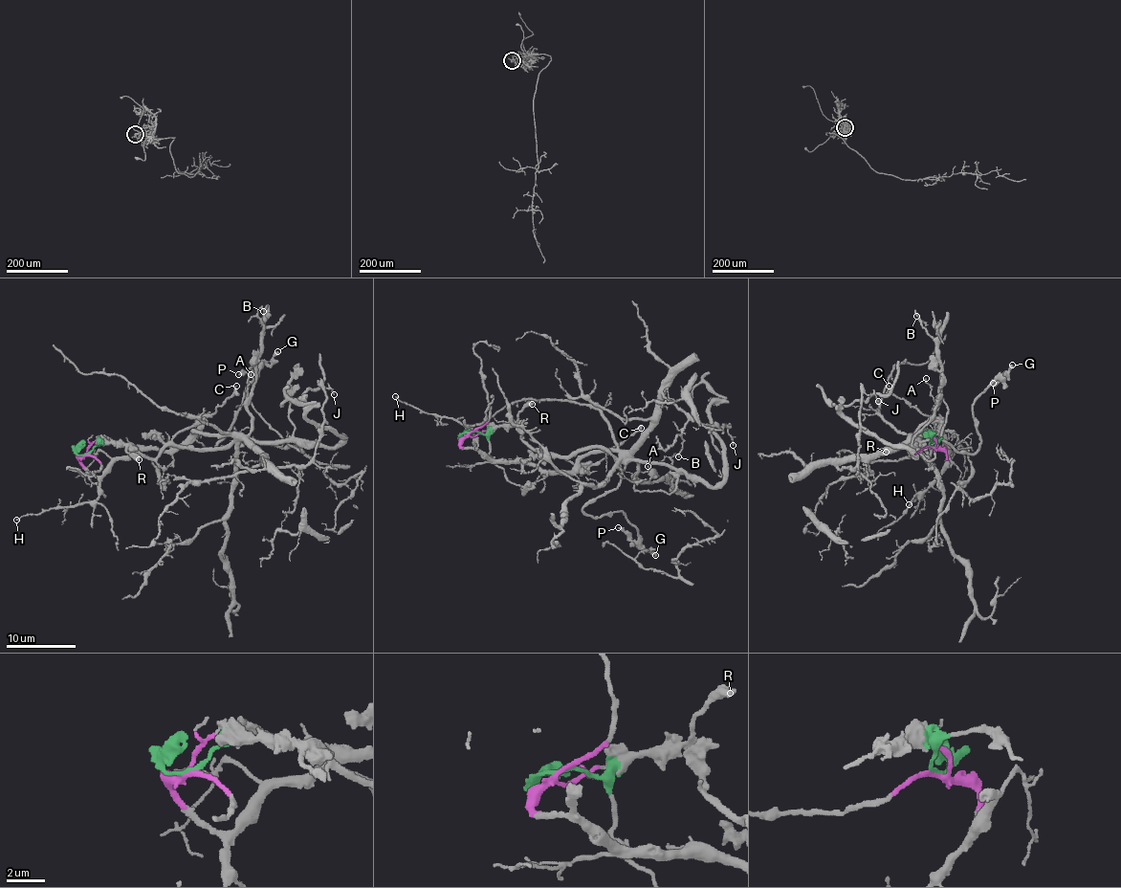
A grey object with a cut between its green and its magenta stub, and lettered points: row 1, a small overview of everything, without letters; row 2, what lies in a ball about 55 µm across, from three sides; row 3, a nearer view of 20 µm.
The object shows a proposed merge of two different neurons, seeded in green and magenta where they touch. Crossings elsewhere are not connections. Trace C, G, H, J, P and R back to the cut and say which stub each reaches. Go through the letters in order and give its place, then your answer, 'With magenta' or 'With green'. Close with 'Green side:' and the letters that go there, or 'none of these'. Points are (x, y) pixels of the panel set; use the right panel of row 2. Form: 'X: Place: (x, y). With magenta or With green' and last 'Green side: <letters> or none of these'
C: Place: (889, 386). With green
G: Place: (1012, 365). With green
H: Place: (909, 504). With magenta
J: Place: (878, 401). With magenta
P: Place: (993, 383). With green
R: Place: (886, 452). With green
Green side: C, G, P, R

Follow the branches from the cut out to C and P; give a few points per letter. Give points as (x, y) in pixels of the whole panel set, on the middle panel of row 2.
C: (470, 432), (516, 426), (523, 441), (535, 449), (580, 466), (599, 462), (642, 427)
P: (470, 432), (516, 426), (549, 455), (606, 451), (621, 483), (582, 509), (622, 511), (639, 537), (619, 527)

